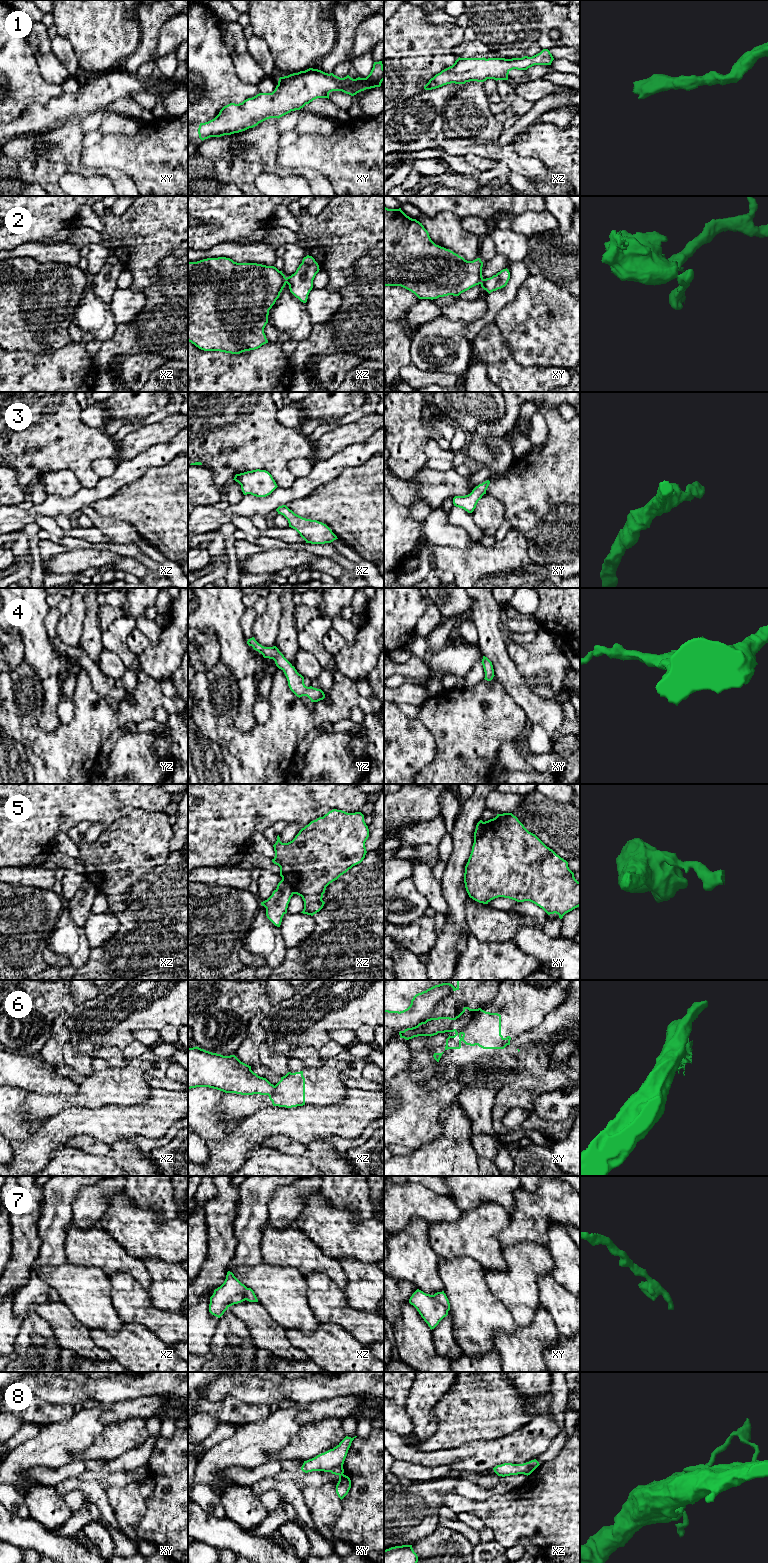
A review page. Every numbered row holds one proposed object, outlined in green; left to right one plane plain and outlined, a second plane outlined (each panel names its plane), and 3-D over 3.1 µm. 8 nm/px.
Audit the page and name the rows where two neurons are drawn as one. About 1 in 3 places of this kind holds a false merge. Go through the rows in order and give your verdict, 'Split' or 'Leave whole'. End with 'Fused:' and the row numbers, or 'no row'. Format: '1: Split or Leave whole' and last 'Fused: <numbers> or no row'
1: Leave whole
2: Split
3: Leave whole
4: Leave whole
5: Split
6: Split
7: Split
8: Split
Fused: 2, 5, 6, 7, 8

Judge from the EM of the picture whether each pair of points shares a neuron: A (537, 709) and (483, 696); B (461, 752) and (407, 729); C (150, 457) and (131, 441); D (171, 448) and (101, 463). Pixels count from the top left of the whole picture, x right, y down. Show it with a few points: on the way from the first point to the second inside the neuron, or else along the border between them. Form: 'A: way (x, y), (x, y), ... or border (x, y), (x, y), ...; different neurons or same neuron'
A: border (502, 686), (527, 717); different neurons
B: border (421, 721), (436, 747), (428, 764); different neurons
C: border (166, 442), (158, 442), (123, 462); different neurons
D: border (117, 465), (111, 475), (100, 478); different neurons

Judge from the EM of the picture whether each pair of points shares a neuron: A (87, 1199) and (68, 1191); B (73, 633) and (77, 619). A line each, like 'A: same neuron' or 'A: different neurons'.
A: different neurons
B: same neuron

